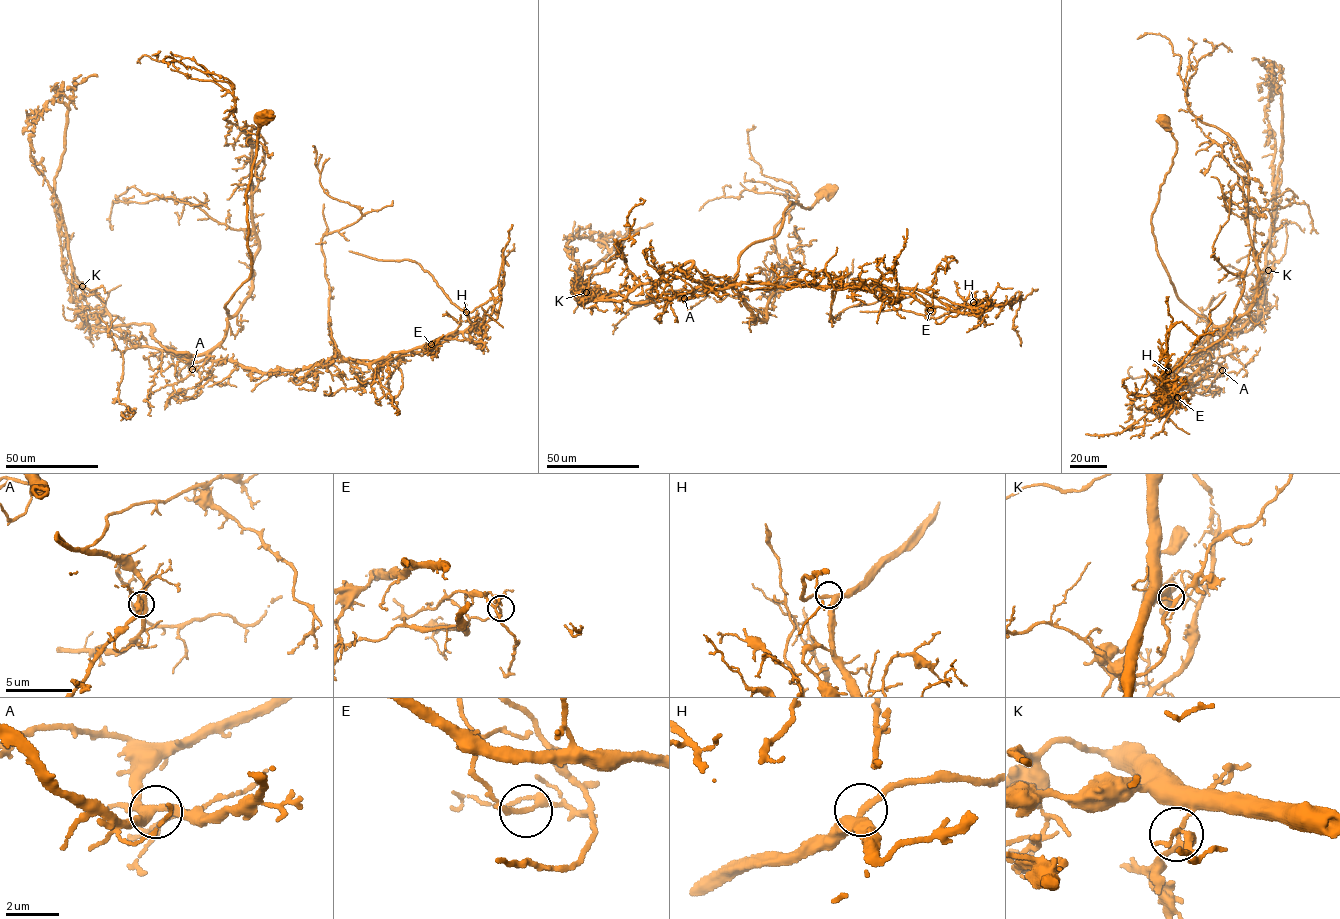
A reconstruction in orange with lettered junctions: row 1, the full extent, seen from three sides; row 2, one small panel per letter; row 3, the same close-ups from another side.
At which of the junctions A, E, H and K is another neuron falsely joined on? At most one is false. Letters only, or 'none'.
E

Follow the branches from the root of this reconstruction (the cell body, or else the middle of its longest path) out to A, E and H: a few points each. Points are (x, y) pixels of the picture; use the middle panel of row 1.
A: (828, 191), (809, 209), (790, 202), (778, 232), (751, 244), (741, 254), (734, 284), (699, 287), (684, 298)
E: (828, 191), (809, 209), (790, 202), (778, 232), (741, 254), (734, 284), (708, 287), (895, 289), (930, 310)
H: (828, 191), (809, 209), (790, 202), (734, 284), (708, 287), (973, 302)

